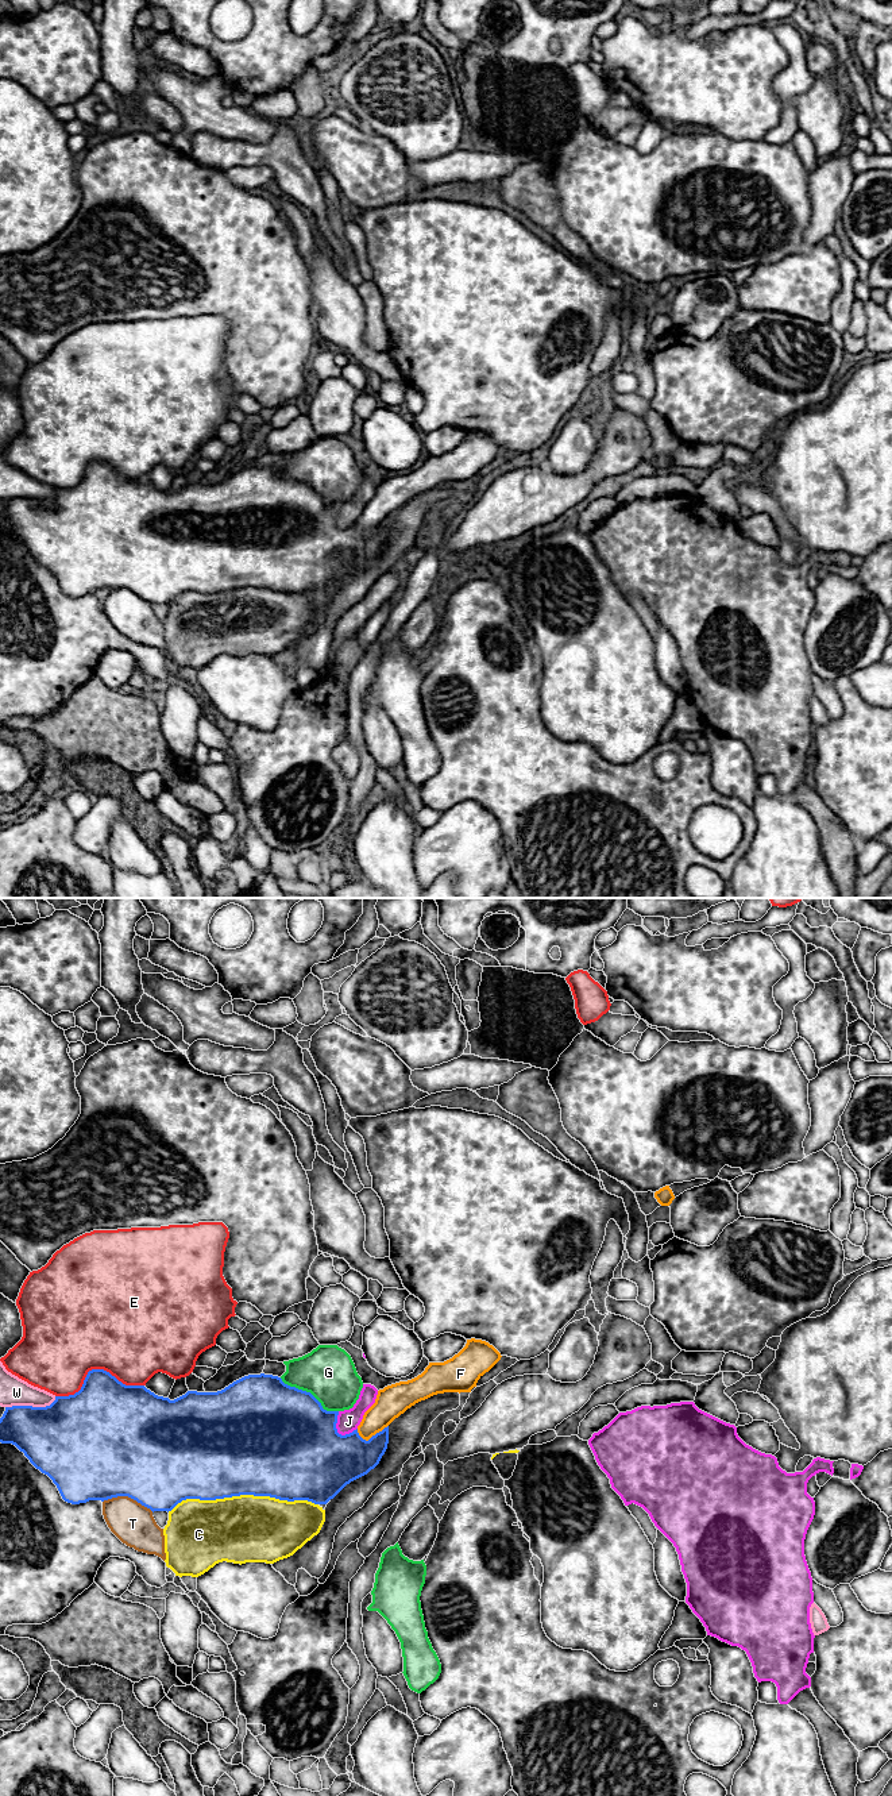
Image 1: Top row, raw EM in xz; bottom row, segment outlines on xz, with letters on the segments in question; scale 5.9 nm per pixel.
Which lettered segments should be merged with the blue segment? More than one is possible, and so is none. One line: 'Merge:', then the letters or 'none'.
Merge: C

